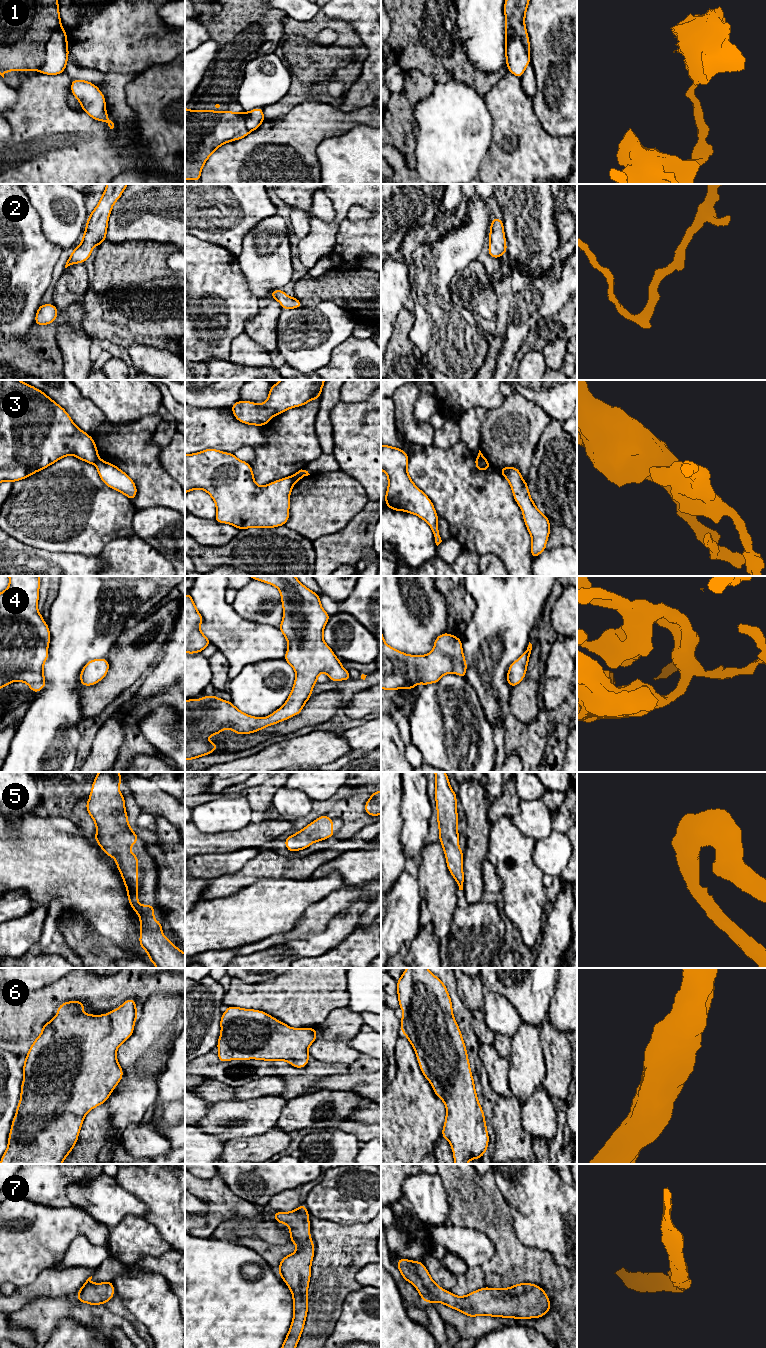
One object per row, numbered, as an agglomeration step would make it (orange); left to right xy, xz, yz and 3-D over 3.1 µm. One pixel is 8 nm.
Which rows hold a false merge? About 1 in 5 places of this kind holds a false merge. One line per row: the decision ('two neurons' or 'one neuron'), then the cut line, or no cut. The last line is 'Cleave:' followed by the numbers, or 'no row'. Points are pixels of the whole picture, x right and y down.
1: two neurons; cut in xy along (61, 27), (51, 35), (47, 42), (43, 63), (38, 69)
2: one neuron; no cut
3: two neurons; cut in yz along (476, 457), (489, 467)
4: one neuron; no cut
5: one neuron; no cut
6: one neuron; no cut
7: one neuron; no cut
Cleave: 1, 3

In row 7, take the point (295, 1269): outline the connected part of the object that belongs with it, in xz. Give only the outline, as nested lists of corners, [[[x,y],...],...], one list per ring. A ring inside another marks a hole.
[[[304,1204],[291,1212],[280,1211],[273,1214],[277,1222],[290,1226],[290,1242],[297,1245],[296,1251],[286,1255],[278,1268],[278,1273],[291,1290],[294,1311],[290,1329],[281,1348],[296,1348],[308,1312],[308,1286],[314,1258],[309,1216]]]

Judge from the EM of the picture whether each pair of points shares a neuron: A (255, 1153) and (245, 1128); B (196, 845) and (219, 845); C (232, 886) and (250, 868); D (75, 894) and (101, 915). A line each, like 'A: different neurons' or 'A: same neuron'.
A: different neurons
B: same neuron
C: same neuron
D: same neuron

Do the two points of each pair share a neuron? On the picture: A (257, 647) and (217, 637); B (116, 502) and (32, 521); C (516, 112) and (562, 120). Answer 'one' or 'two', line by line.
A: one
B: one
C: two

